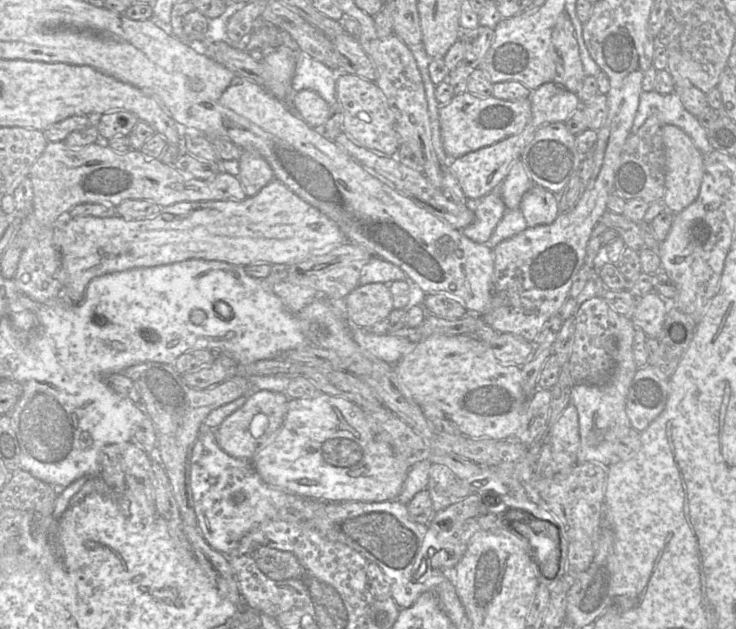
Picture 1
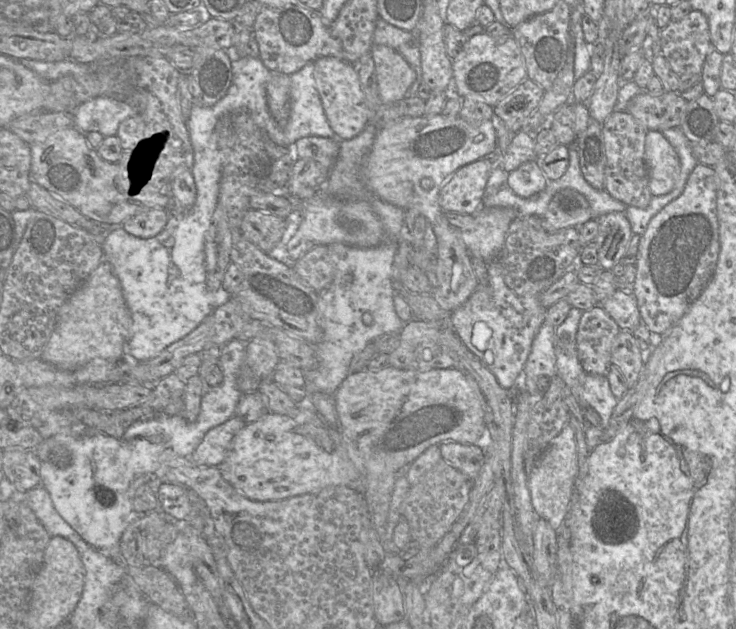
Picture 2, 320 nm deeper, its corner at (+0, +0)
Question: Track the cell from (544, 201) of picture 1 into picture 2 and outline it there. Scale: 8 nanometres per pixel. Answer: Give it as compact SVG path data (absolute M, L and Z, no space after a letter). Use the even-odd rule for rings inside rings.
M538 159L526 161L507 174L506 185L518 196L529 198L544 190L547 178Z

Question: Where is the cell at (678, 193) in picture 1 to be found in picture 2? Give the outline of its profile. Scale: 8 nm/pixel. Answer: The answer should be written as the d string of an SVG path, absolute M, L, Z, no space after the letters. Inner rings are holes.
M648 131L645 139L645 161L652 195L660 196L670 192L680 171L680 160L661 131Z

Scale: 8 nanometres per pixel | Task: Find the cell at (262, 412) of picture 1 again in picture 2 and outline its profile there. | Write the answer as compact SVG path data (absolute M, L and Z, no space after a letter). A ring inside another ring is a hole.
M234 415L223 424L210 429L189 458L200 467L219 467L234 436L245 425L240 417Z

